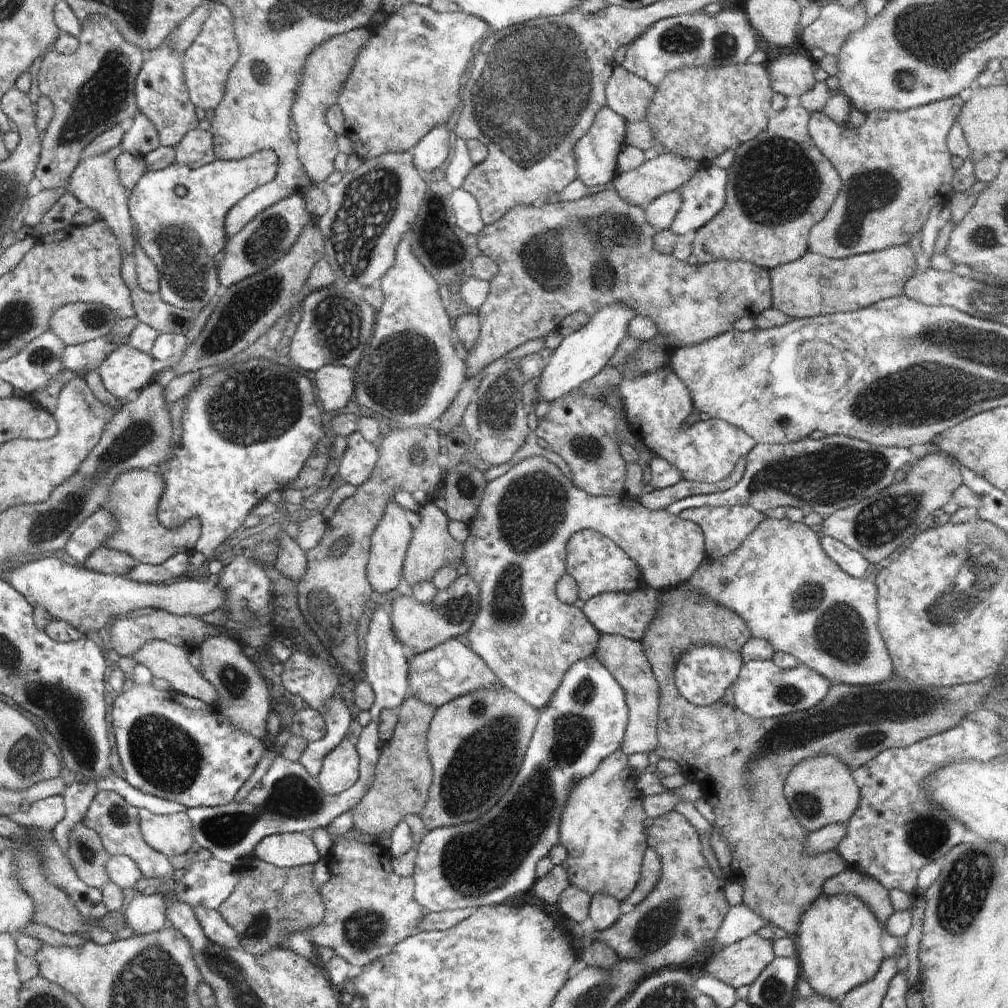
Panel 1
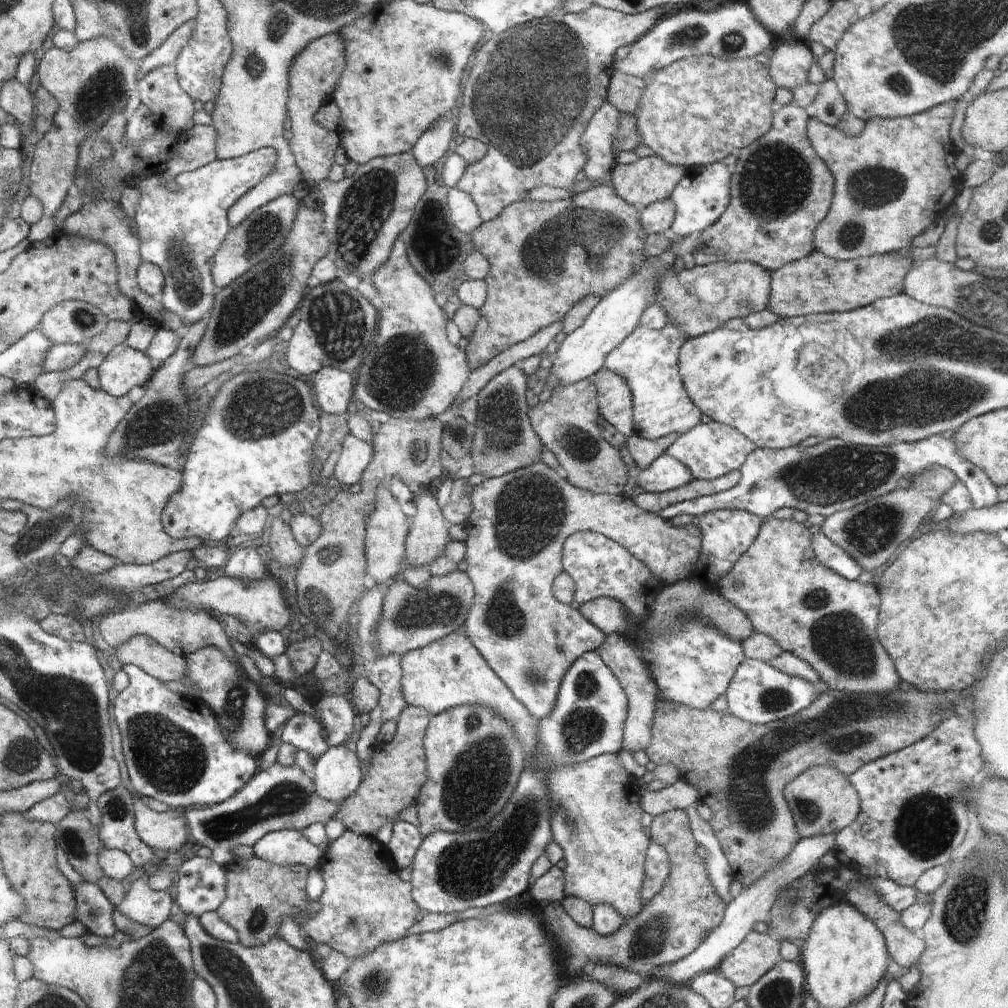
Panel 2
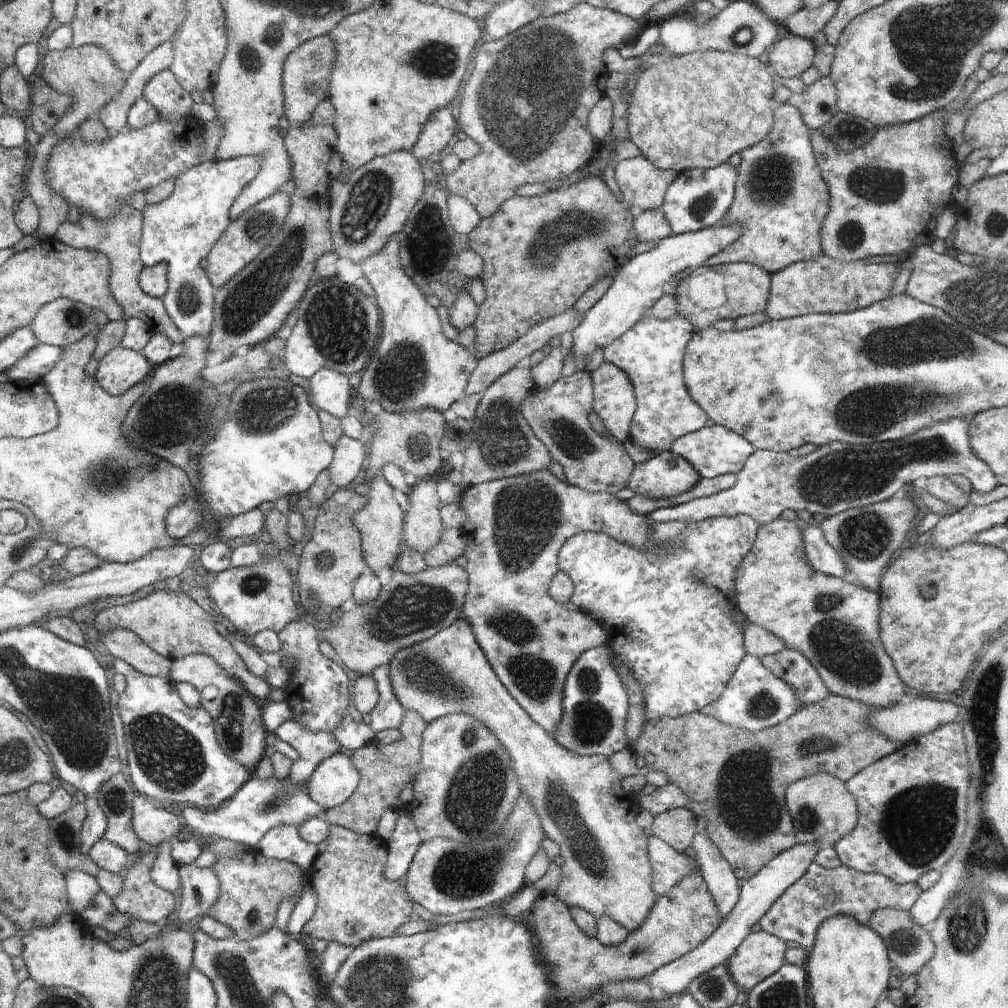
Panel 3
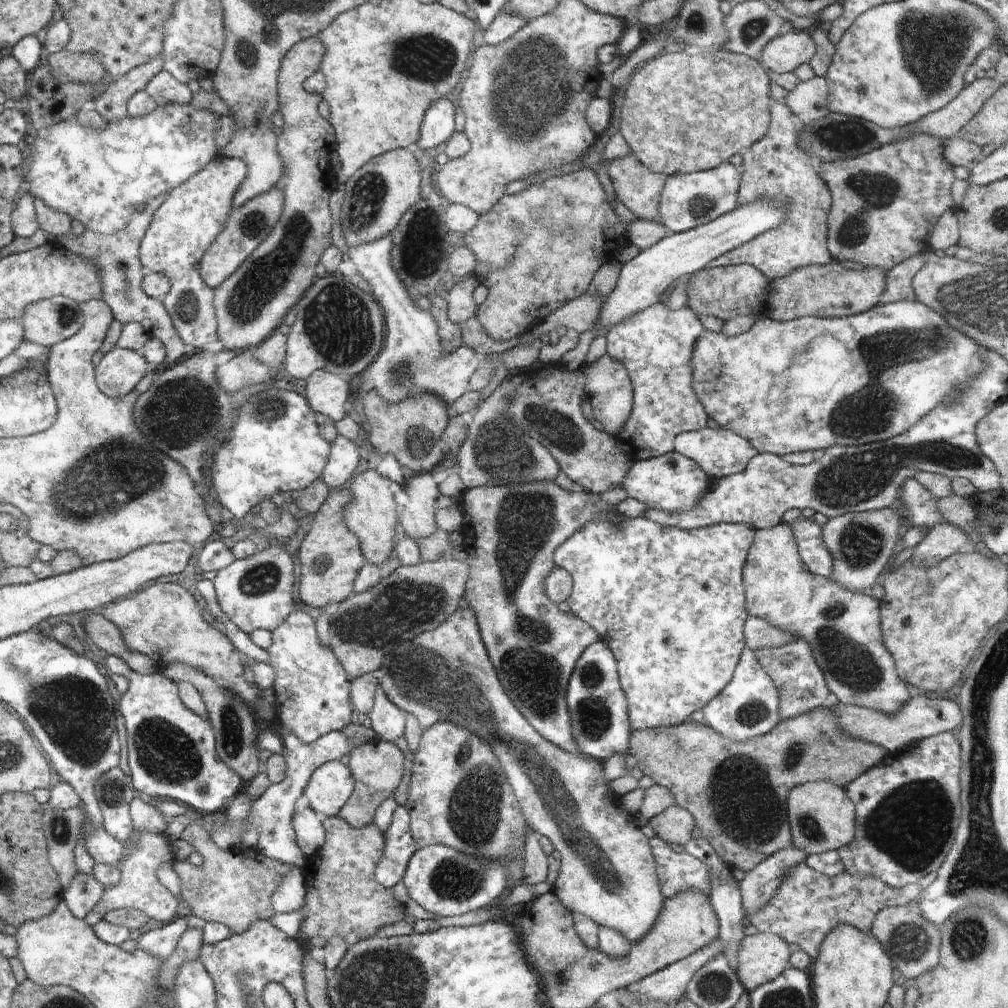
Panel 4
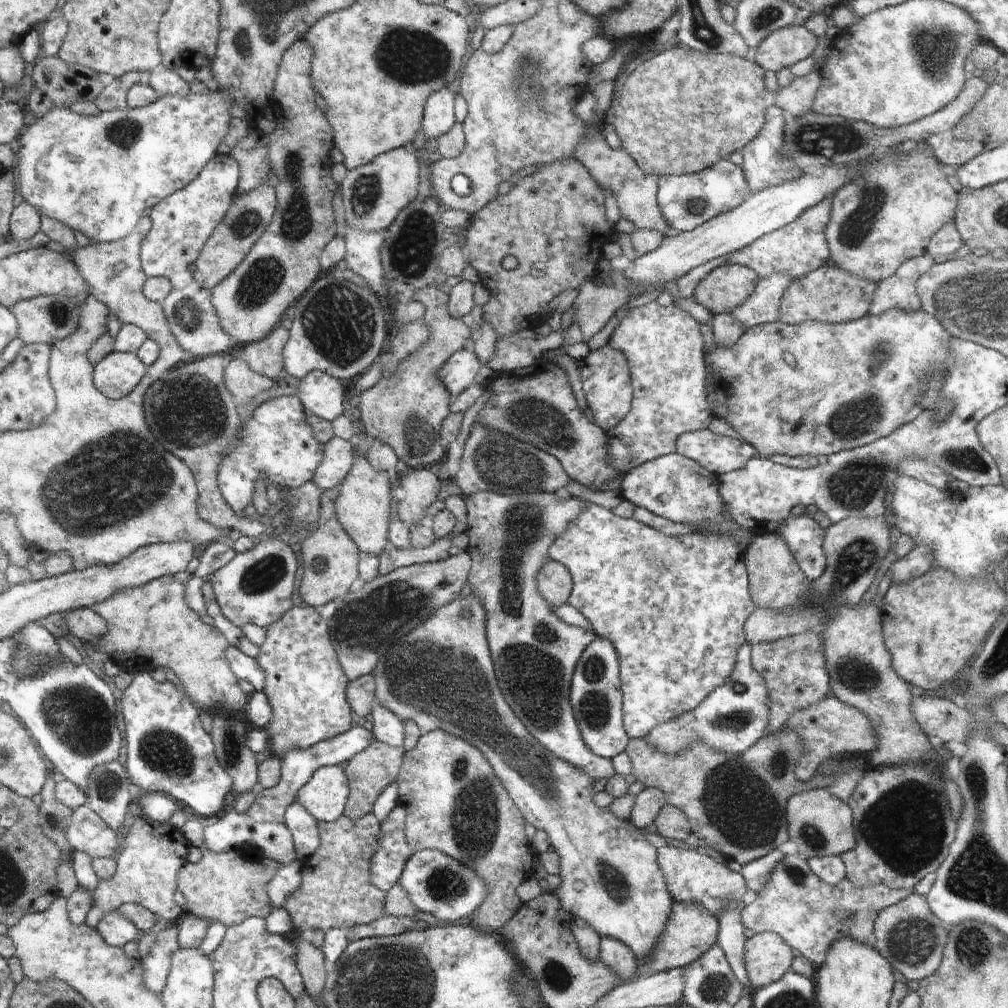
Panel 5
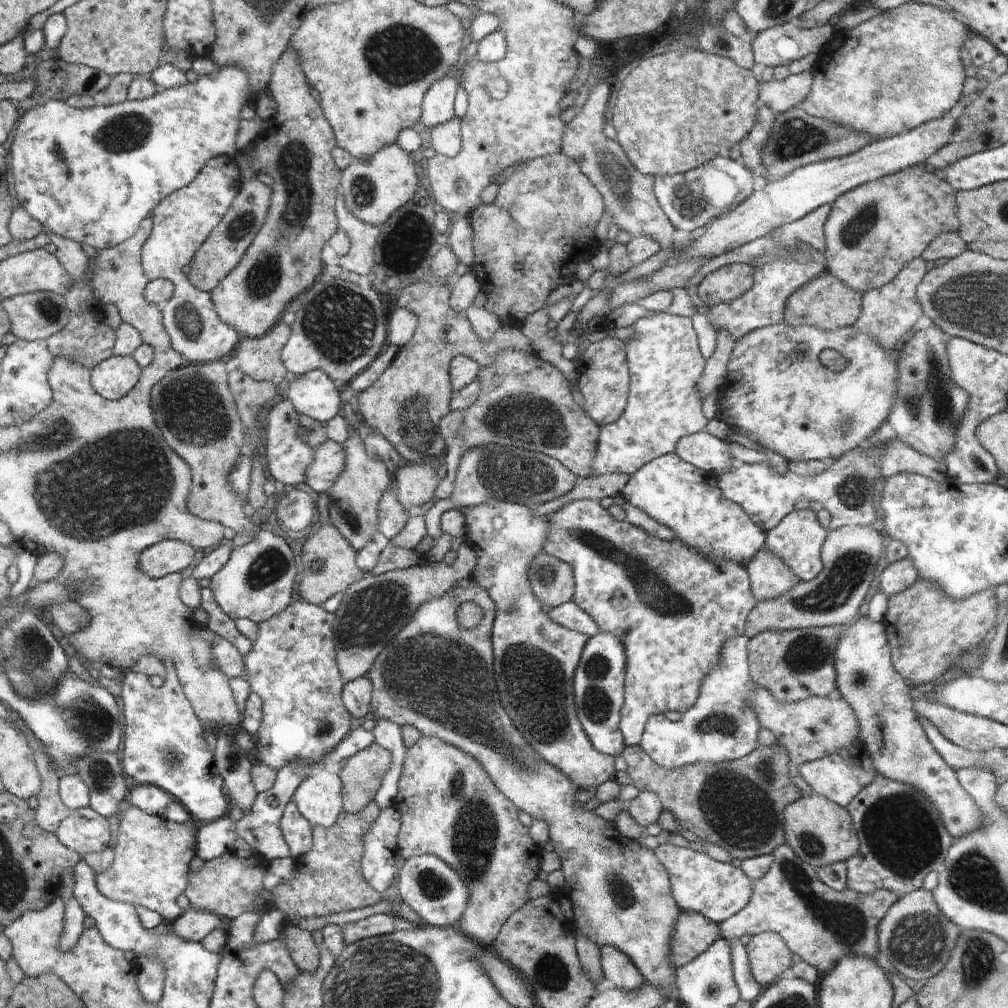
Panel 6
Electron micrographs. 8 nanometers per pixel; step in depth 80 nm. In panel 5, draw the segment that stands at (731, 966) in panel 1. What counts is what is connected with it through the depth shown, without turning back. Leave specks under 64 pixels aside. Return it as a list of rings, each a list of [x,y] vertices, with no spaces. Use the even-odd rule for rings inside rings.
[[[774,932],[756,933],[745,943],[746,972],[753,991],[777,982],[794,961],[788,944]]]

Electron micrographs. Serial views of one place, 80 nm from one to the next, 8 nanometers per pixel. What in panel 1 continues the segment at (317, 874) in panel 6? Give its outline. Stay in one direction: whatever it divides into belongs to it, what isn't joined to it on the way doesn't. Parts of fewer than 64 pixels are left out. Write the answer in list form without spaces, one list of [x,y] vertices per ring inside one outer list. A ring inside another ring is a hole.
[[[346,834],[339,843],[334,843],[328,858],[329,862],[325,863],[331,877],[320,889],[325,903],[325,918],[306,932],[314,946],[332,948],[356,971],[390,954],[394,946],[418,932],[420,918],[424,918],[424,907],[416,899],[416,880],[411,876],[401,877],[390,870],[390,852],[386,847],[378,843],[361,843]]]

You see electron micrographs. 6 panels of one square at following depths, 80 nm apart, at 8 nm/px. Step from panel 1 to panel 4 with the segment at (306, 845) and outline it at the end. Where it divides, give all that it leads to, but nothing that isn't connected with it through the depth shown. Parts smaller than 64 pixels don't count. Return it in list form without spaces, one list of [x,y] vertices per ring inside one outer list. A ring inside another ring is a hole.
[[[279,730],[281,742],[284,744],[284,764],[286,764],[286,778],[282,782],[268,786],[260,798],[254,800],[252,812],[248,816],[248,822],[258,828],[257,852],[268,858],[278,860],[288,864],[288,866],[298,866],[302,870],[307,856],[302,854],[302,850],[296,844],[294,828],[292,828],[292,814],[294,814],[294,803],[303,795],[304,788],[310,780],[312,773],[326,762],[341,760],[343,756],[349,755],[358,746],[354,738],[346,736],[343,731],[334,731],[324,734],[312,744],[302,744],[290,730]]]

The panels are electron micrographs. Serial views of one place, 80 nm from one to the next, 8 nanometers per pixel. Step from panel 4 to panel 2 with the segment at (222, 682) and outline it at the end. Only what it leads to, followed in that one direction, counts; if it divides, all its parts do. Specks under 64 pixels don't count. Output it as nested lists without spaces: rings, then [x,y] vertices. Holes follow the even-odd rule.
[[[157,598],[145,602],[141,601],[138,608],[128,608],[128,610],[118,610],[102,615],[95,628],[103,647],[109,646],[117,649],[120,645],[130,641],[131,637],[138,637],[139,635],[148,635],[173,653],[180,653],[184,656],[196,653],[197,650],[206,647],[218,647],[245,670],[251,681],[255,683],[260,681],[258,674],[256,674],[254,661],[246,655],[240,658],[232,650],[230,640],[226,640],[222,626],[212,616],[208,616],[206,611],[176,610],[165,602],[165,598]]]

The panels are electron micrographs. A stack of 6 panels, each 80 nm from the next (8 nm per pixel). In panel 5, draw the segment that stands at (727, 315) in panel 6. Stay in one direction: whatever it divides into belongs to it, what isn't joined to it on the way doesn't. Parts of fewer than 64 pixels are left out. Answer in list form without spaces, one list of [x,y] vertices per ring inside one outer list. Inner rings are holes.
[[[774,272],[766,278],[759,277],[754,292],[730,314],[744,330],[780,321],[780,300],[794,280],[796,278],[788,272]]]

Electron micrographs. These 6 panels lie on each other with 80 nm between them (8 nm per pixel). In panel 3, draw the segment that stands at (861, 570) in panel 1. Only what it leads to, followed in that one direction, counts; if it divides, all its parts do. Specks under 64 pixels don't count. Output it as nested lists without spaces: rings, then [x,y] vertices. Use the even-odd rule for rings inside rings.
[[[803,522],[801,531],[807,554],[806,560],[815,571],[848,581],[852,580],[852,574],[847,574],[846,561],[843,561],[839,552],[826,542],[818,524]]]

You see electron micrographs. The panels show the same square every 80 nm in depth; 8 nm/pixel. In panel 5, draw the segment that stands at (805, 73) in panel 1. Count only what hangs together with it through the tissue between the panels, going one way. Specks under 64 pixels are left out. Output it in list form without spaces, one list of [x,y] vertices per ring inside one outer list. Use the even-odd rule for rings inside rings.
[[[805,26],[784,27],[771,32],[757,46],[753,61],[765,71],[778,72],[811,56],[816,45],[816,36]]]

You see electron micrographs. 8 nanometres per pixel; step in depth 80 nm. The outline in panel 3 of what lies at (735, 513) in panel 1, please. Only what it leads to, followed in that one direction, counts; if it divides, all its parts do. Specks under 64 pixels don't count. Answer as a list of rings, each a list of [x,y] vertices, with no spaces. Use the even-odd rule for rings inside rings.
[[[746,515],[736,517],[714,517],[701,520],[700,522],[687,523],[686,521],[674,521],[665,523],[651,522],[653,536],[651,539],[657,546],[654,551],[639,551],[626,543],[618,542],[604,533],[592,531],[580,531],[574,536],[566,539],[558,553],[558,566],[560,571],[564,571],[572,579],[574,590],[571,596],[572,604],[576,606],[576,611],[584,612],[590,618],[598,621],[606,631],[608,642],[606,646],[610,648],[612,654],[616,654],[621,660],[621,665],[628,669],[639,684],[639,689],[643,692],[643,715],[648,721],[654,721],[664,717],[676,718],[678,715],[690,714],[694,711],[702,710],[710,702],[715,702],[722,694],[726,684],[732,674],[737,670],[738,664],[744,658],[745,646],[743,643],[743,632],[739,629],[737,622],[733,618],[733,608],[735,606],[734,585],[735,572],[740,561],[750,552],[757,537],[759,524],[754,519]]]

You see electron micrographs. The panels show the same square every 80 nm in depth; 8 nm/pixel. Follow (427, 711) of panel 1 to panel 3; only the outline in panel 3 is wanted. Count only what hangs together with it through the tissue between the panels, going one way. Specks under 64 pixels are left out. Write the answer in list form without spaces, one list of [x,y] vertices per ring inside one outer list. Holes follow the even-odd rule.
[[[408,709],[405,711],[403,721],[398,730],[401,732],[400,740],[377,747],[367,743],[354,750],[353,762],[360,771],[360,784],[356,792],[344,804],[326,810],[325,822],[328,825],[338,825],[359,835],[371,835],[381,830],[385,810],[398,809],[398,795],[406,782],[414,782],[419,773],[421,759],[421,742],[426,722],[419,712]]]

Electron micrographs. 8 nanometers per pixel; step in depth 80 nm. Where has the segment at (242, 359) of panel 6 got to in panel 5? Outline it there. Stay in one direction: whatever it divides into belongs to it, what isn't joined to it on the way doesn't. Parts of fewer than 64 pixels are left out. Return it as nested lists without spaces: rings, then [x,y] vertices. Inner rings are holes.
[[[278,327],[260,342],[240,347],[239,357],[244,359],[254,372],[266,375],[272,380],[279,380],[278,374],[284,366],[284,348],[288,340],[289,331]]]

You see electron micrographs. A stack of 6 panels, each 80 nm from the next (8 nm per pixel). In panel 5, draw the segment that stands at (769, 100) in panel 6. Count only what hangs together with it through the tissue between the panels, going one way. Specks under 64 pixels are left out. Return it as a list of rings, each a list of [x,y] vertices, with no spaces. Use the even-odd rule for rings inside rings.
[[[812,70],[803,77],[794,77],[790,86],[782,87],[775,95],[775,105],[787,116],[794,117],[810,111],[821,85],[821,74]]]

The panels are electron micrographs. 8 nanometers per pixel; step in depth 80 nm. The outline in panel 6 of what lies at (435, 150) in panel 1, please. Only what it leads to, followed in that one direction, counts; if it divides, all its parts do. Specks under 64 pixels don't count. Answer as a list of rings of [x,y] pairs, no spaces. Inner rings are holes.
[[[446,76],[433,83],[426,91],[423,102],[422,124],[434,128],[450,121],[454,115],[454,97],[459,81],[456,76]]]

